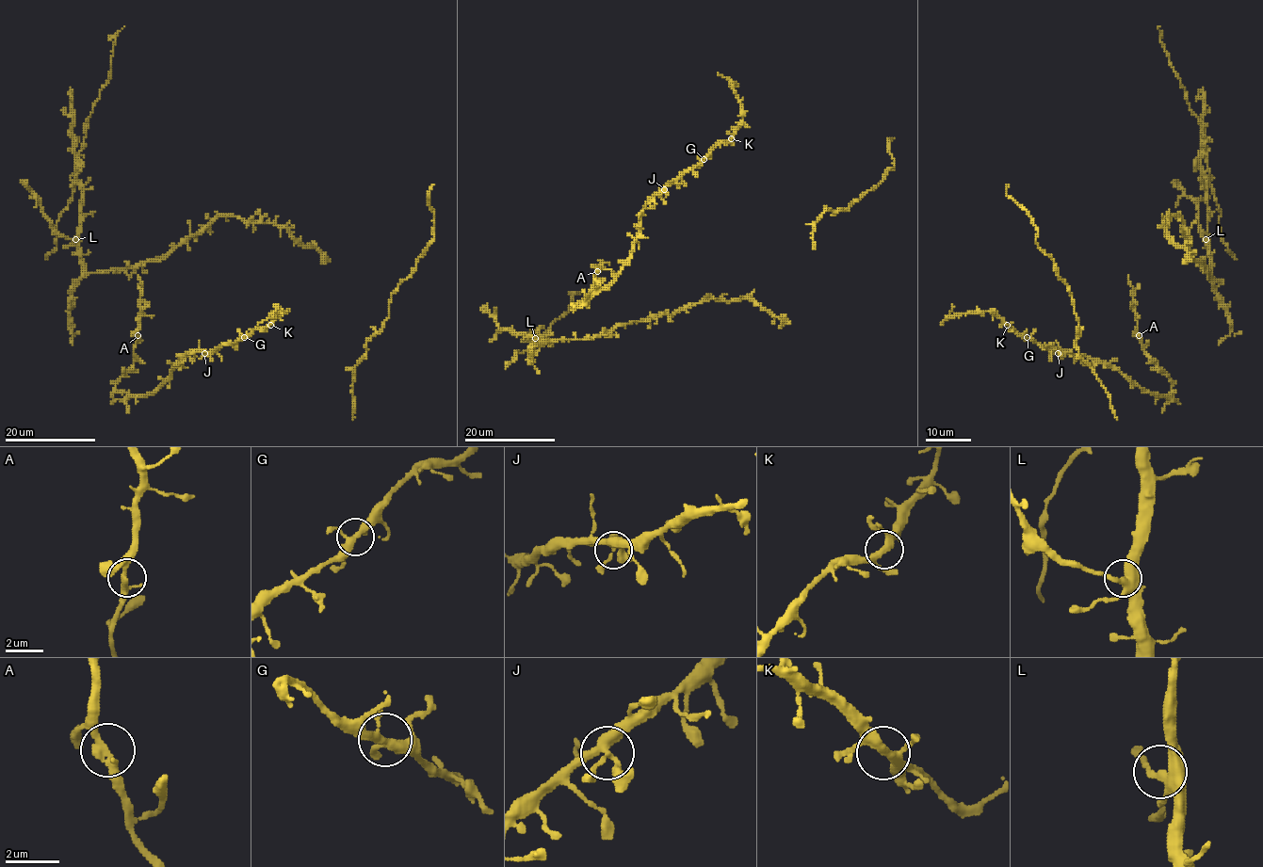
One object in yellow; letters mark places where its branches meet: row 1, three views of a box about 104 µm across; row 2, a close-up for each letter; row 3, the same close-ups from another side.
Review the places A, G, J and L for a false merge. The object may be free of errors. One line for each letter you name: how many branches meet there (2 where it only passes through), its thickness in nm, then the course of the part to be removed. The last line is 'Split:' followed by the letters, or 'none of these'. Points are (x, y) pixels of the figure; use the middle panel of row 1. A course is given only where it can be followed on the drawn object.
Split: none of these

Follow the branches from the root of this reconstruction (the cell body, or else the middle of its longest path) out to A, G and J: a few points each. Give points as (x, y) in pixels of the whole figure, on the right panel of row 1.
A: (1169, 398), (1174, 400), (1172, 380), (1144, 351), (1139, 335)
G: (1169, 398), (1152, 395), (1103, 362), (1065, 352), (1052, 352), (1028, 338)
J: (1169, 398), (1152, 395), (1103, 362), (1065, 352), (1058, 353)

